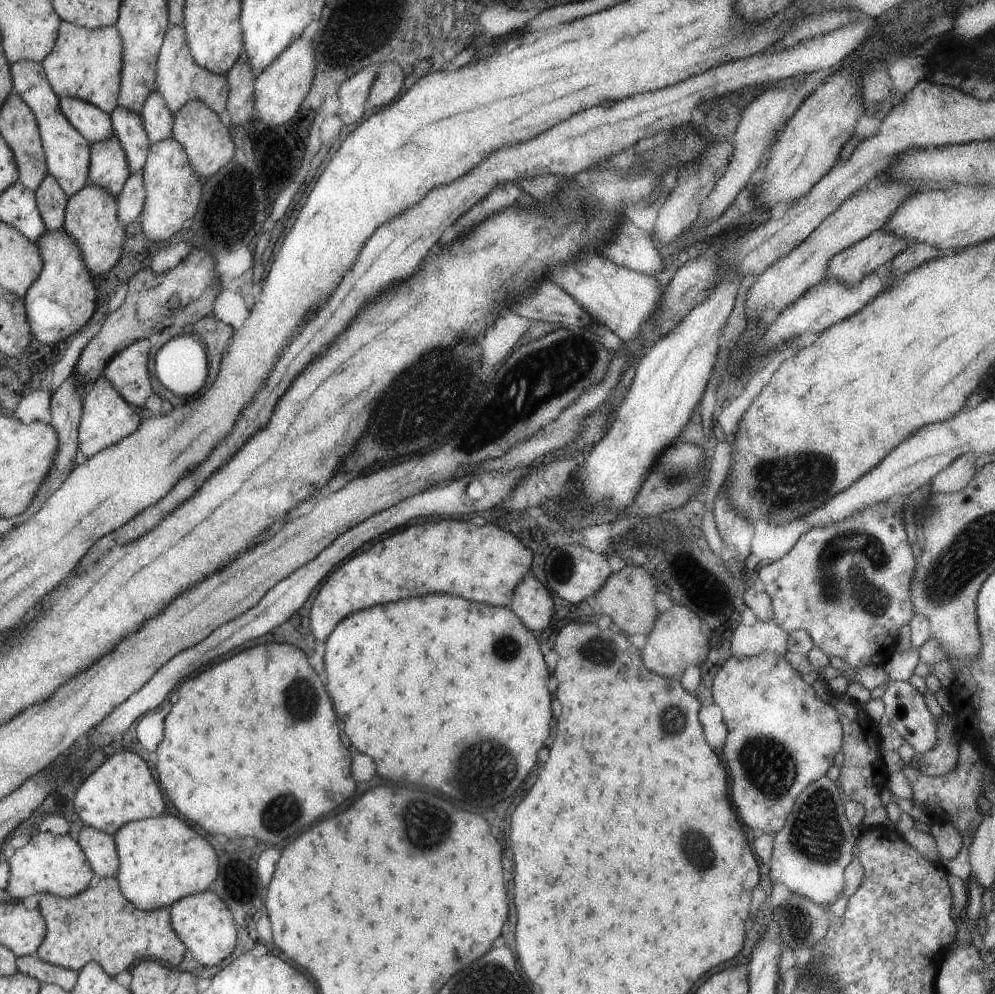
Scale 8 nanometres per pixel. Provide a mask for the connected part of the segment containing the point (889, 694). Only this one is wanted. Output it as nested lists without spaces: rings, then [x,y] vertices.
[[[890,681],[886,685],[885,693],[881,698],[885,704],[885,721],[896,729],[896,732],[912,745],[916,752],[916,759],[936,744],[936,723],[934,716],[928,710],[924,696],[910,681]]]

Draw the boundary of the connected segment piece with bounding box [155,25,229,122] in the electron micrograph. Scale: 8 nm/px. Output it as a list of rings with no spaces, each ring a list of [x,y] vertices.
[[[183,25],[170,26],[165,32],[165,37],[157,58],[157,90],[162,93],[167,107],[173,114],[180,110],[186,103],[194,99],[217,112],[219,116],[228,122],[227,100],[229,97],[229,80],[227,75],[208,71],[195,62],[191,55],[189,44]]]

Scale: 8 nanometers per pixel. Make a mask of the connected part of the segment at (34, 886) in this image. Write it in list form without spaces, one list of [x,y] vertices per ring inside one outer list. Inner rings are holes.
[[[39,832],[26,846],[9,853],[7,861],[11,875],[6,895],[18,900],[42,893],[73,897],[84,892],[94,876],[93,868],[82,847],[69,834],[54,835],[50,832]]]

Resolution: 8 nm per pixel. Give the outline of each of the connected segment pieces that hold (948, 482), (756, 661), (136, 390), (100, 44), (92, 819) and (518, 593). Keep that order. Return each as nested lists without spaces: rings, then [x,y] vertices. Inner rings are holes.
[[[966,453],[953,460],[944,470],[931,479],[932,492],[953,493],[968,486],[976,474],[976,453]]]
[[[773,652],[730,658],[721,666],[712,686],[713,702],[724,712],[728,726],[724,762],[732,780],[730,796],[734,808],[744,824],[774,836],[782,830],[802,790],[826,775],[834,765],[834,757],[842,751],[844,729],[838,711],[816,694],[814,687],[802,679],[786,656]]]
[[[148,339],[133,342],[113,356],[103,370],[102,376],[135,408],[142,407],[153,393],[148,371],[150,348]]]
[[[61,21],[56,44],[41,63],[48,82],[60,99],[78,97],[87,103],[95,104],[108,114],[119,105],[123,42],[119,30],[114,25],[87,29]]]
[[[118,752],[107,759],[78,788],[74,804],[85,825],[111,835],[129,822],[159,817],[167,810],[158,782],[146,761],[136,752]]]
[[[530,573],[515,588],[510,609],[531,631],[544,632],[551,621],[554,601],[546,586],[542,586],[534,574]]]

